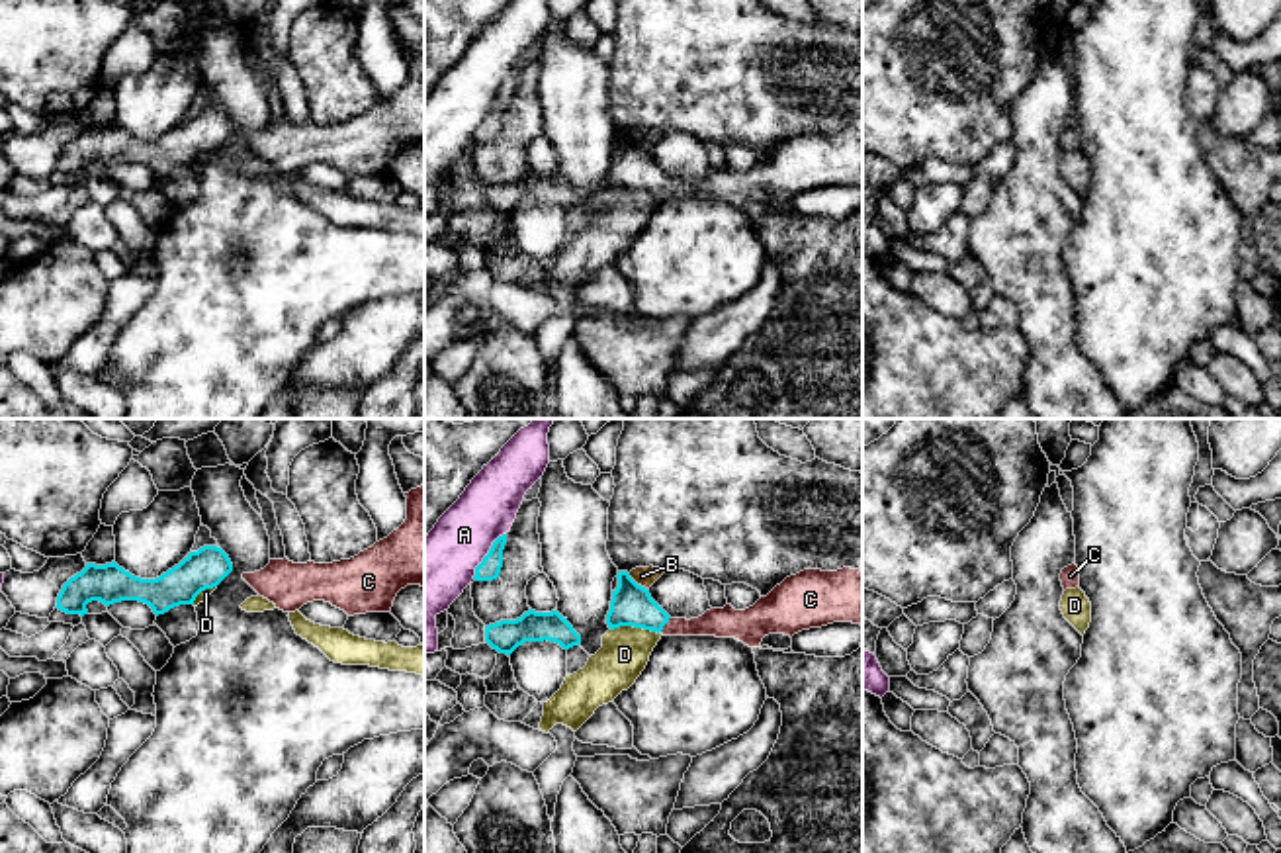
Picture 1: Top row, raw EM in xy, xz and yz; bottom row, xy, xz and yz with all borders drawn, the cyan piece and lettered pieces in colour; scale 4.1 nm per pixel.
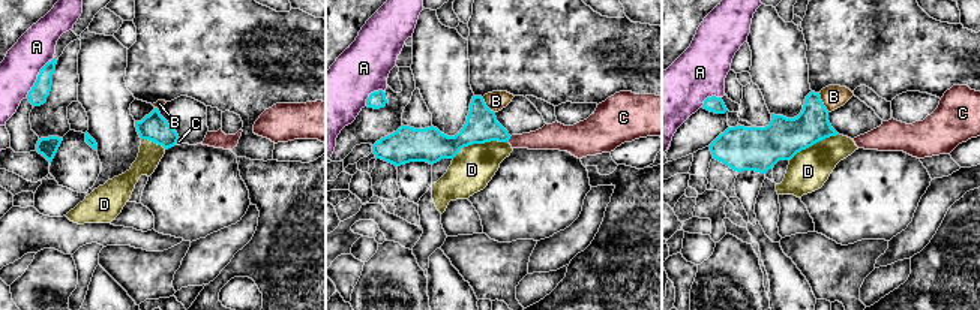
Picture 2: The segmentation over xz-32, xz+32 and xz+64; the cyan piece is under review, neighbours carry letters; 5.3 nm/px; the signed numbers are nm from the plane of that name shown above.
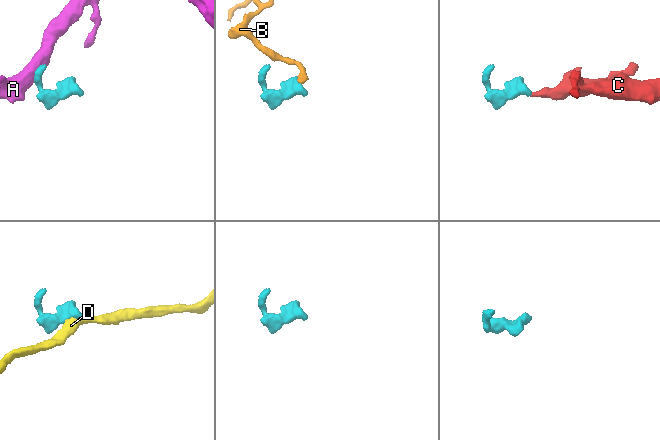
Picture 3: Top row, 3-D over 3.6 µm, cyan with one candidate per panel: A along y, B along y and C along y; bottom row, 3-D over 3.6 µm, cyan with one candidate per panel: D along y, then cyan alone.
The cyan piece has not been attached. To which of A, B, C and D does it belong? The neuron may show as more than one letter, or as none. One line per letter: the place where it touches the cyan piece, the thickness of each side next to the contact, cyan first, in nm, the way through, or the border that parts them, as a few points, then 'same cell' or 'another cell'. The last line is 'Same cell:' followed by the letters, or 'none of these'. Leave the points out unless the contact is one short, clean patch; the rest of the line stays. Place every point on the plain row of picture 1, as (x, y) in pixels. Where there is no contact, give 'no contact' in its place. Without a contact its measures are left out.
A: contact xz (485, 118); calibres 90 and 300 nm; border xz (505, 94), (476, 130), (474, 141); another cell
B: contact xz (636, 145); calibres 170 and 80 nm; border xz (628, 135), (646, 151); another cell
C: contact xz (665, 184); calibres 170 and 130 nm; way xz (632, 167), (665, 184), (722, 184); same cell
D: contact xz (636, 188); calibres 170 and 200 nm; border xz (611, 190), (642, 188), (660, 194); another cell
Same cell: C

